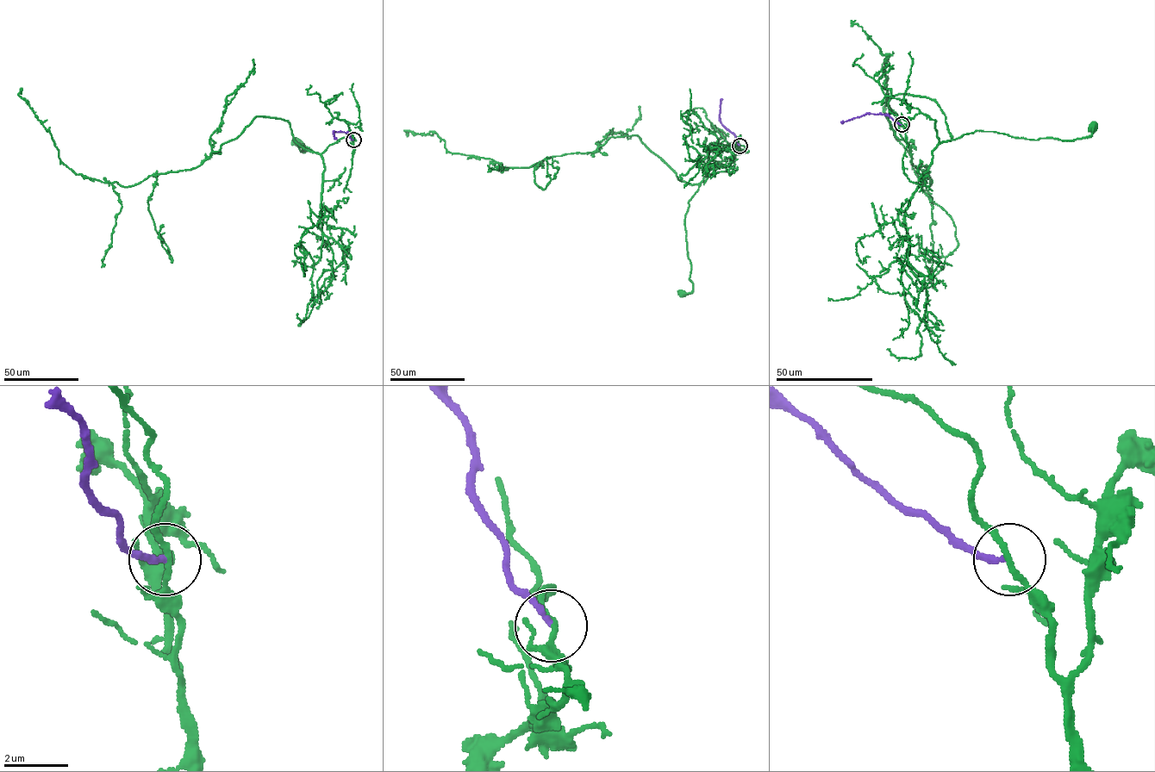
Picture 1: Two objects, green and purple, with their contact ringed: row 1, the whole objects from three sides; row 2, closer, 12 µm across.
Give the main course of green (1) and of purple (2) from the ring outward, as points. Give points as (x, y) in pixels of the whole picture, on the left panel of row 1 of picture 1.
1: (353, 140), (354, 145), (348, 131), (321, 153), (302, 145), (301, 152), (306, 150), (296, 142)
2: (353, 140), (348, 133), (334, 132), (336, 139)

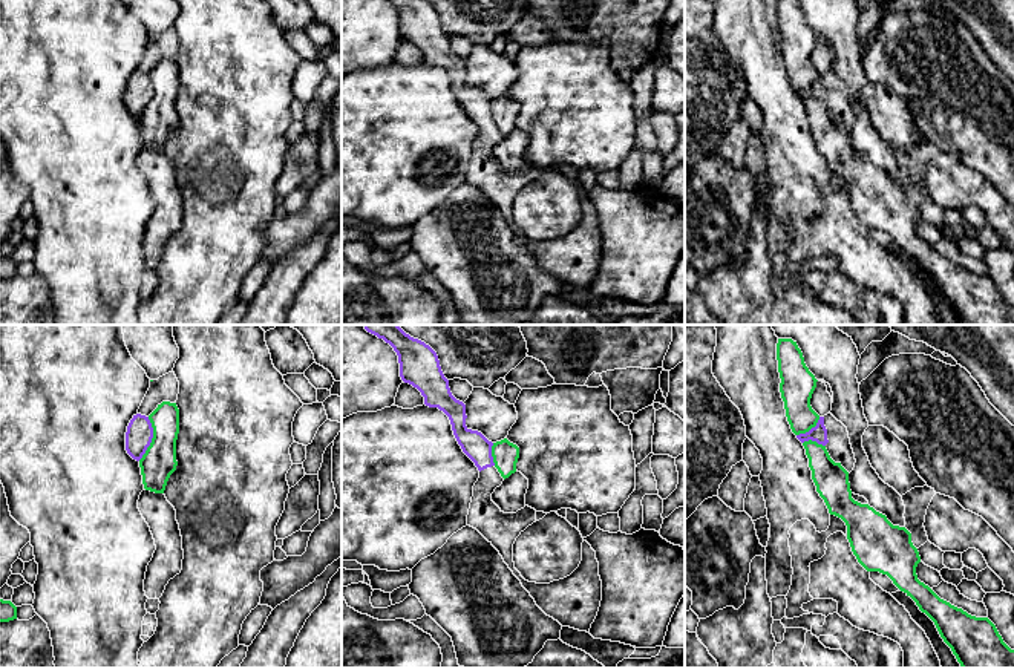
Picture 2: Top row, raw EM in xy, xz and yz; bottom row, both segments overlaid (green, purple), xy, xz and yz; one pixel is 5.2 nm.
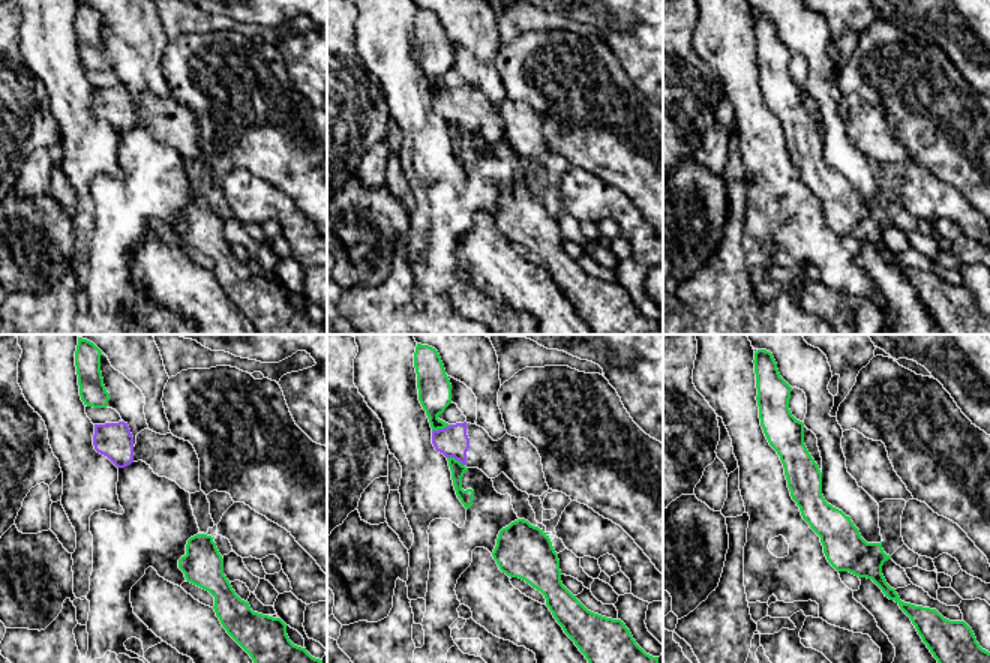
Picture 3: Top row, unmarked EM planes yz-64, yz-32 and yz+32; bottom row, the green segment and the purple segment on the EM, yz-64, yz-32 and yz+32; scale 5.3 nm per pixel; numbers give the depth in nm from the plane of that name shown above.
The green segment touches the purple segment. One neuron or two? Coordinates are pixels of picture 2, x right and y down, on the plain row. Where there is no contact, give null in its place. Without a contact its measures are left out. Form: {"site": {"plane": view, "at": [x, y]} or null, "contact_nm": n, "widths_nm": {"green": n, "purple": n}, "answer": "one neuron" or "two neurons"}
{"site": {"plane": "xy", "at": [152, 95]}, "contact_nm": 240, "widths_nm": {"green": 180, "purple": 140}, "answer": "two neurons"}

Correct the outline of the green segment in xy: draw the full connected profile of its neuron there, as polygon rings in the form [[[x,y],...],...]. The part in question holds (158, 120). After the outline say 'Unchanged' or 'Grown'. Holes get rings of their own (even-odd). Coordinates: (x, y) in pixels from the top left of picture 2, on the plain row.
[[[162,58],[149,72],[153,95],[139,116],[146,147],[164,150],[170,132],[176,127],[176,97],[179,90],[179,66],[176,60]]]. Unchanged

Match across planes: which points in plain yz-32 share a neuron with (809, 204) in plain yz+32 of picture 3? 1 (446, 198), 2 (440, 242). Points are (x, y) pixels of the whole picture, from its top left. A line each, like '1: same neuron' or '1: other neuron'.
1: other neuron
2: other neuron

